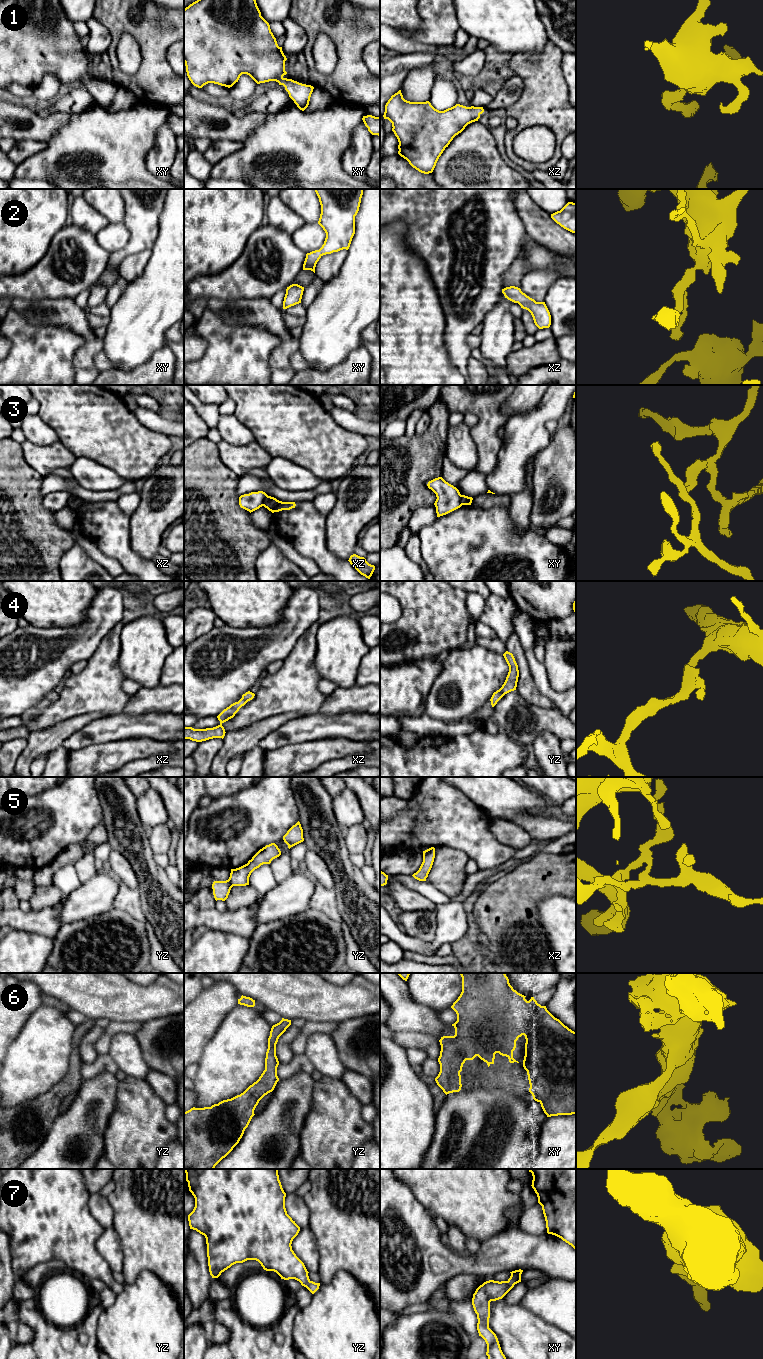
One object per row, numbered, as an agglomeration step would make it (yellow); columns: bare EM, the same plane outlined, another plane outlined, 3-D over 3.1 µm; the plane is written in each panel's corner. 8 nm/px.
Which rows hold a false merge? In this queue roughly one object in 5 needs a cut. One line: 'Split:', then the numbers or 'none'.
Split: 3

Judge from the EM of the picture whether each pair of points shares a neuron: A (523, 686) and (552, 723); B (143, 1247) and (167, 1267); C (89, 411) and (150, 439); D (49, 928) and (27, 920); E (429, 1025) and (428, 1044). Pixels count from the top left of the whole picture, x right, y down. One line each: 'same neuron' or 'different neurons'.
A: different neurons
B: same neuron
C: same neuron
D: same neuron
E: different neurons

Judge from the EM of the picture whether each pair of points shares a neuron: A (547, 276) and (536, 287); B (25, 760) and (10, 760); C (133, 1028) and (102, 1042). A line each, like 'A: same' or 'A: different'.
A: same
B: different
C: same

